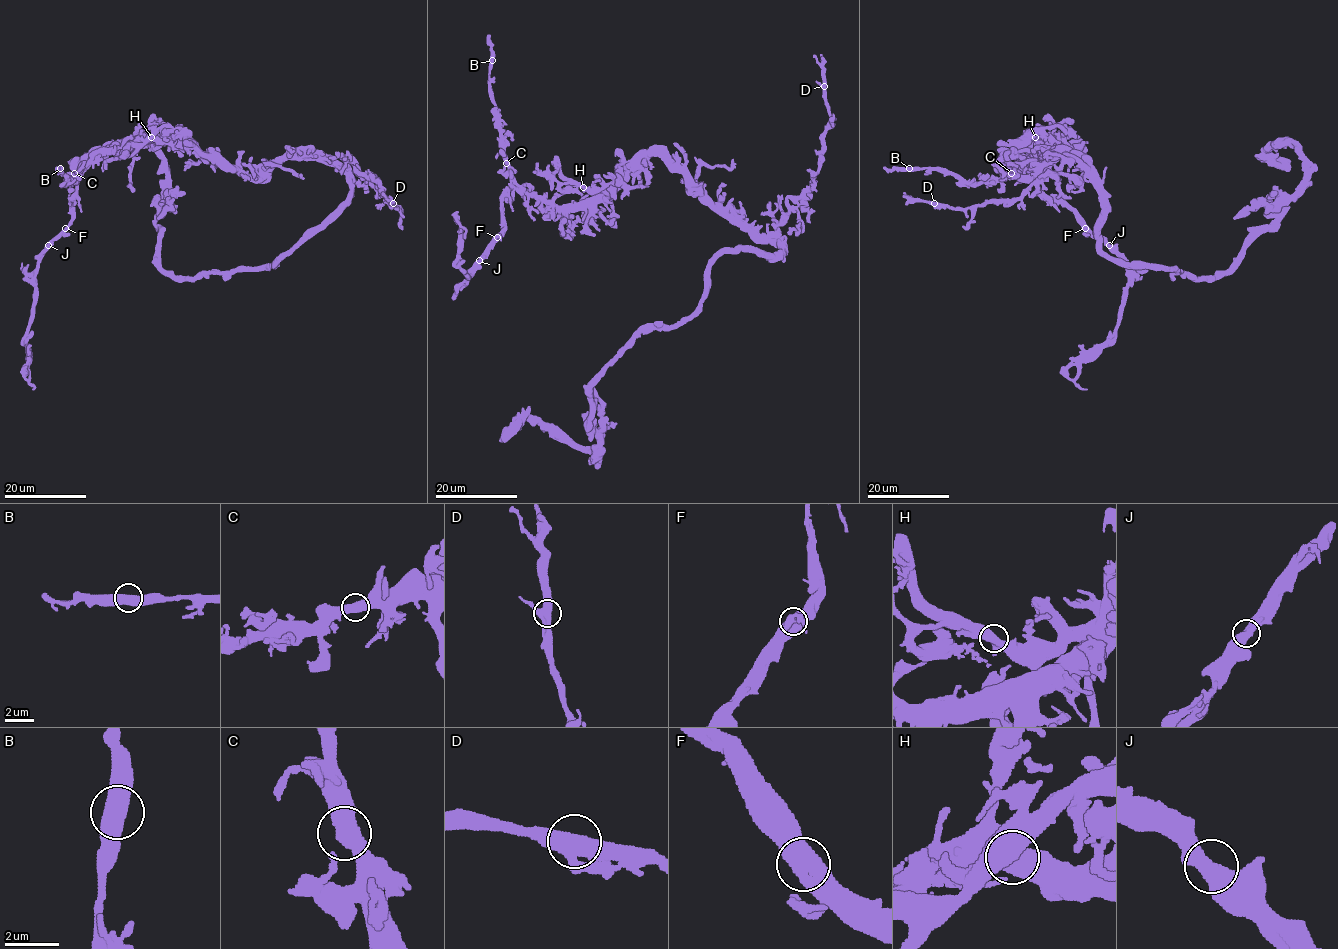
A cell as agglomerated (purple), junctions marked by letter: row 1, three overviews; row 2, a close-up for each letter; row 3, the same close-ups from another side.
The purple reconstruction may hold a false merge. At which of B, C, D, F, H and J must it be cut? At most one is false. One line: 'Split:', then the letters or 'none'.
Split: none

